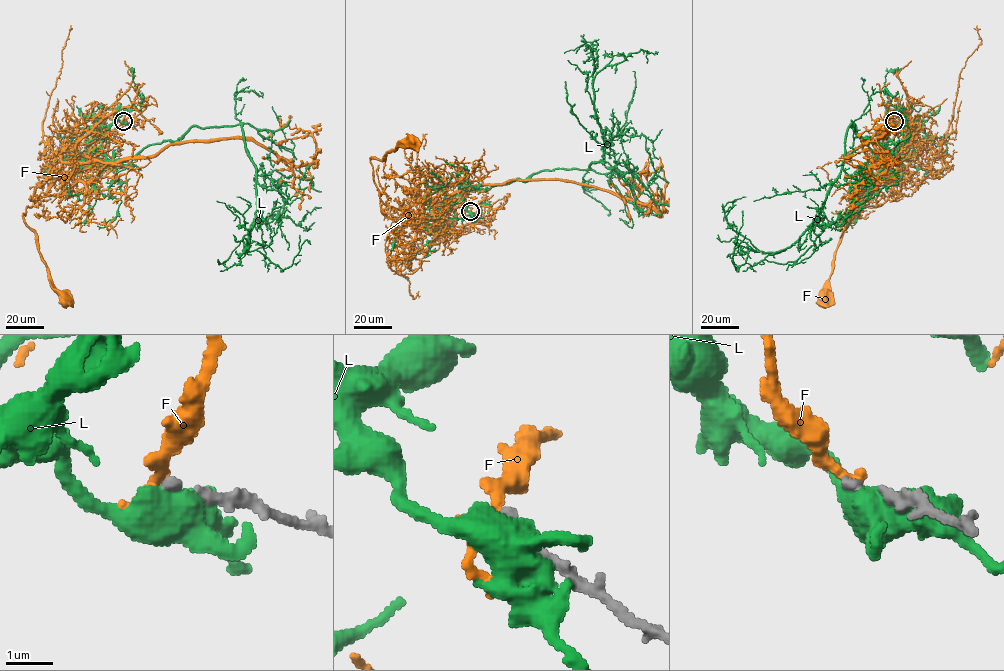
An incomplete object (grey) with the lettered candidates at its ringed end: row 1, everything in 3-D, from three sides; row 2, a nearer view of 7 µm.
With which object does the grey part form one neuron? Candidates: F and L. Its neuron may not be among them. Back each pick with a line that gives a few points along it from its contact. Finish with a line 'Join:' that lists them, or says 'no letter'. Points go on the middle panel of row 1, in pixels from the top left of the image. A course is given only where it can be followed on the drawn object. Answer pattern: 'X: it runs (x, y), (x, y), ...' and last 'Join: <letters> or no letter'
Join: no letter

